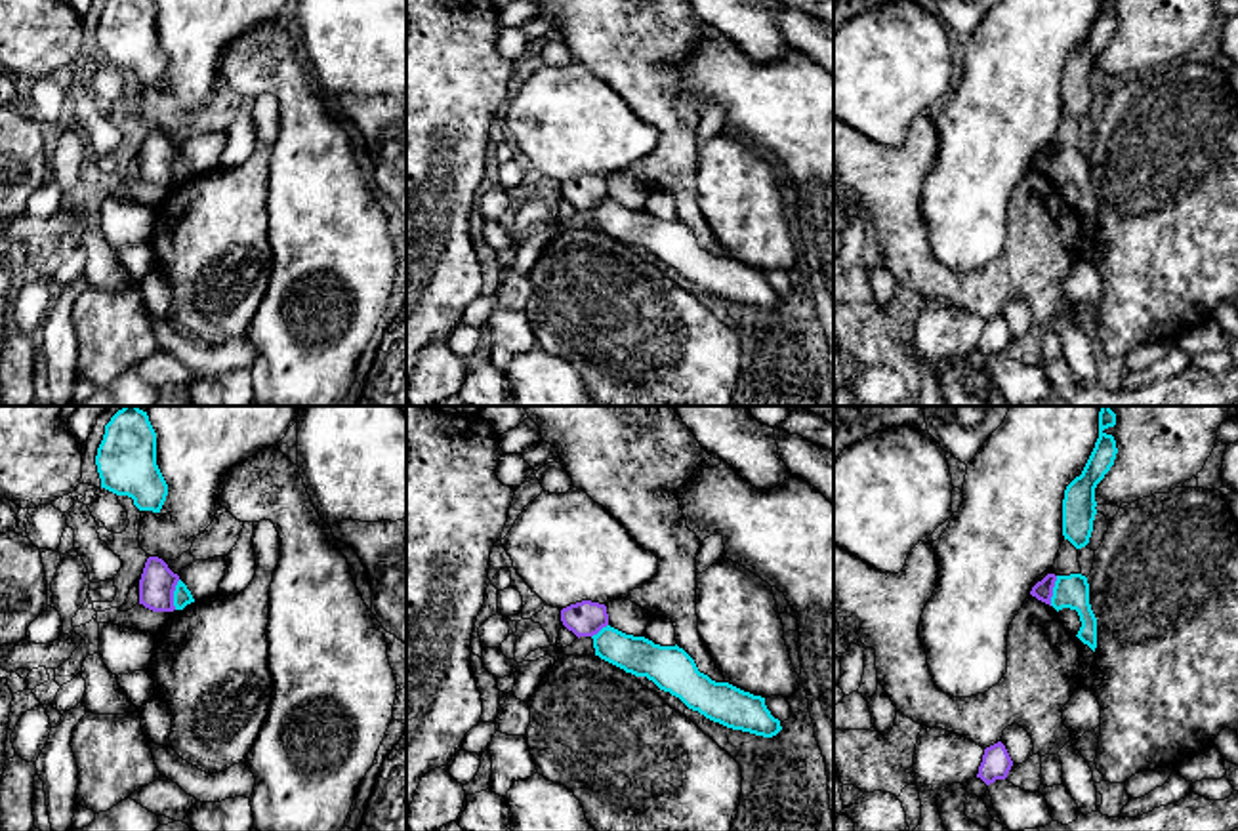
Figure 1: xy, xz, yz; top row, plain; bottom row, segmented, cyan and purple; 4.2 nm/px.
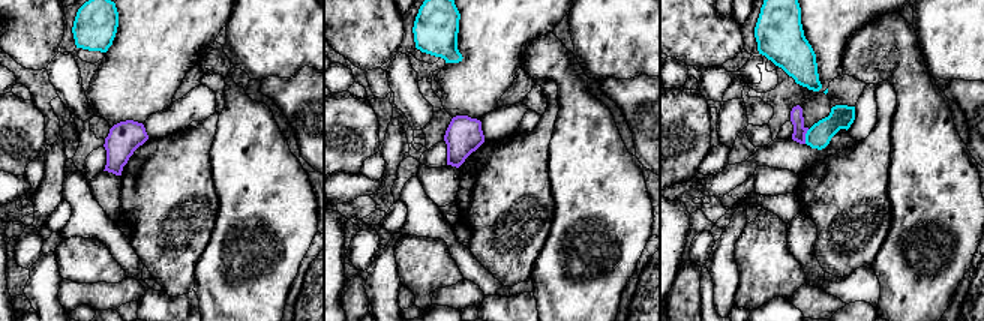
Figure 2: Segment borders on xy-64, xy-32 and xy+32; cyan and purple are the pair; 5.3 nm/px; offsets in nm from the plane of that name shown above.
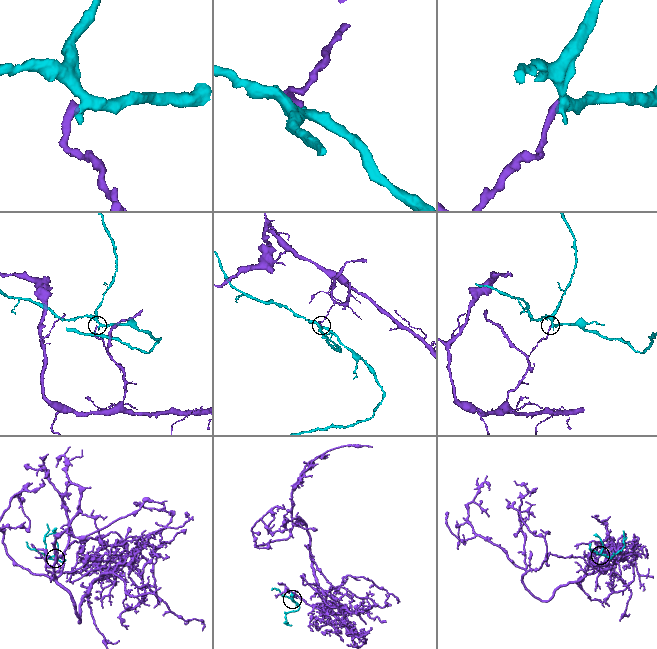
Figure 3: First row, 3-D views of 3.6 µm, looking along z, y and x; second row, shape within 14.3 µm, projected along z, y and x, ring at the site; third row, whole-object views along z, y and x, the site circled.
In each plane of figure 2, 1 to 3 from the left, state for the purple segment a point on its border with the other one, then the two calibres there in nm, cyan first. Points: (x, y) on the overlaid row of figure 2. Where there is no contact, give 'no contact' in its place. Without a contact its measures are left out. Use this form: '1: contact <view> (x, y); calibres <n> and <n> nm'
1: no contact
2: no contact
3: contact xy+32 (806, 137); calibres 130 and 70 nm

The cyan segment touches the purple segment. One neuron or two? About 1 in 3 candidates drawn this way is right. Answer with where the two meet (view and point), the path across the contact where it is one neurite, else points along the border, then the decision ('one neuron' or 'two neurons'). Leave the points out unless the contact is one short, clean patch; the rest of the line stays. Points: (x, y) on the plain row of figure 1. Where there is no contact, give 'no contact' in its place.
meets cyan in xy at (174, 168); border along xy (180, 153), (174, 164), (174, 182); two neurons

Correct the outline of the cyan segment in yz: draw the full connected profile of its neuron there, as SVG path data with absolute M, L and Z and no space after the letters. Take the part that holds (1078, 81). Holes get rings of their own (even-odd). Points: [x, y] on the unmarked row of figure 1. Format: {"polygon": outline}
{"polygon": "M1099 0L1099 11L1082 44L1064 63L1063 72L1063 109L1076 122L1089 116L1093 105L1093 93L1097 88L1095 61L1114 38L1118 21L1112 8L1106 8L1108 0Z"}

